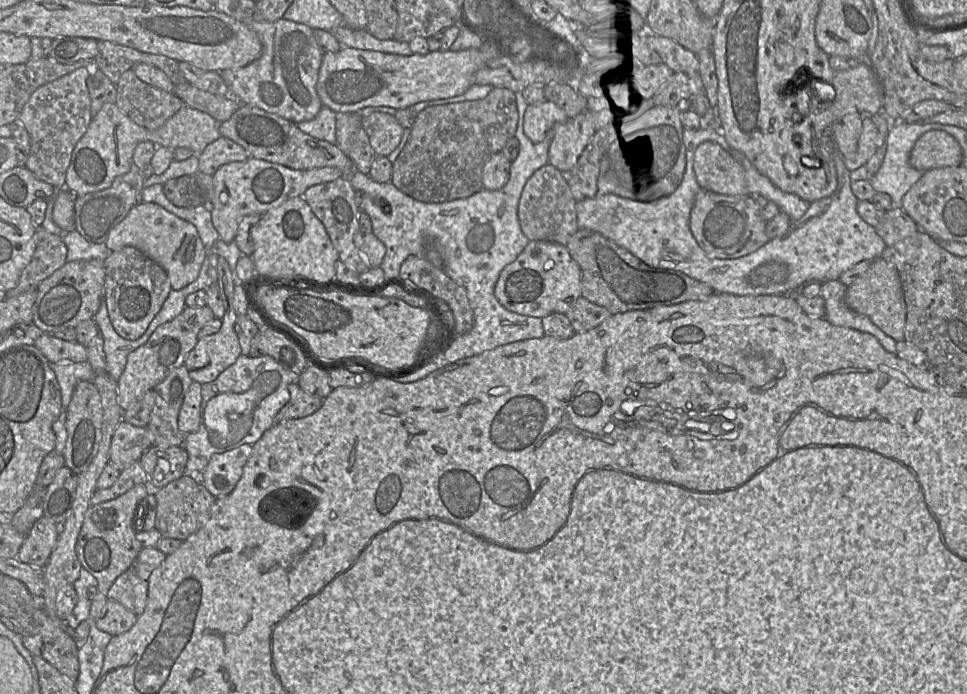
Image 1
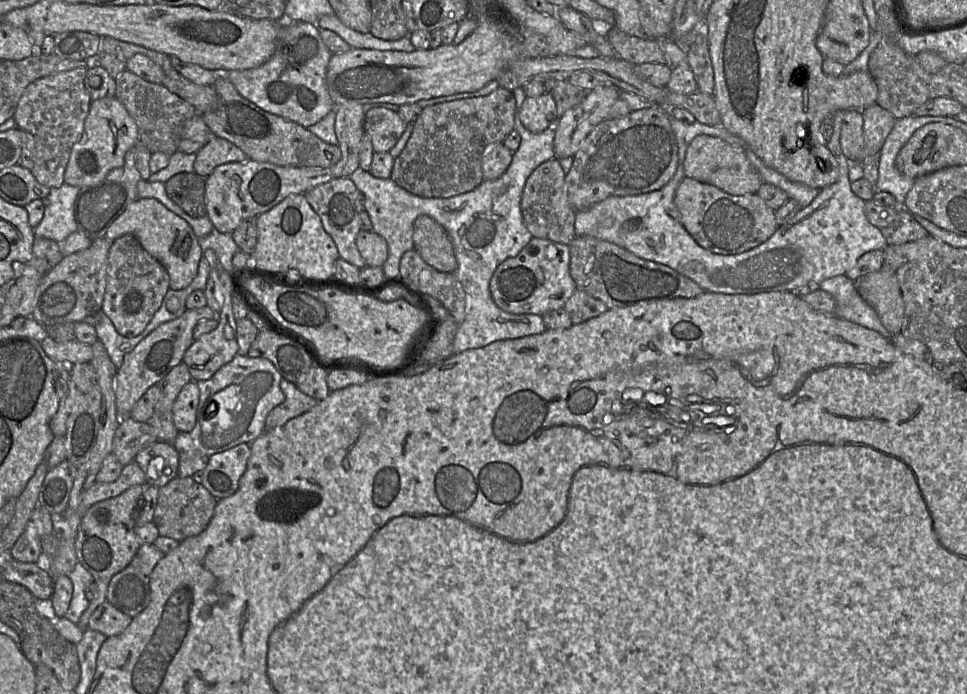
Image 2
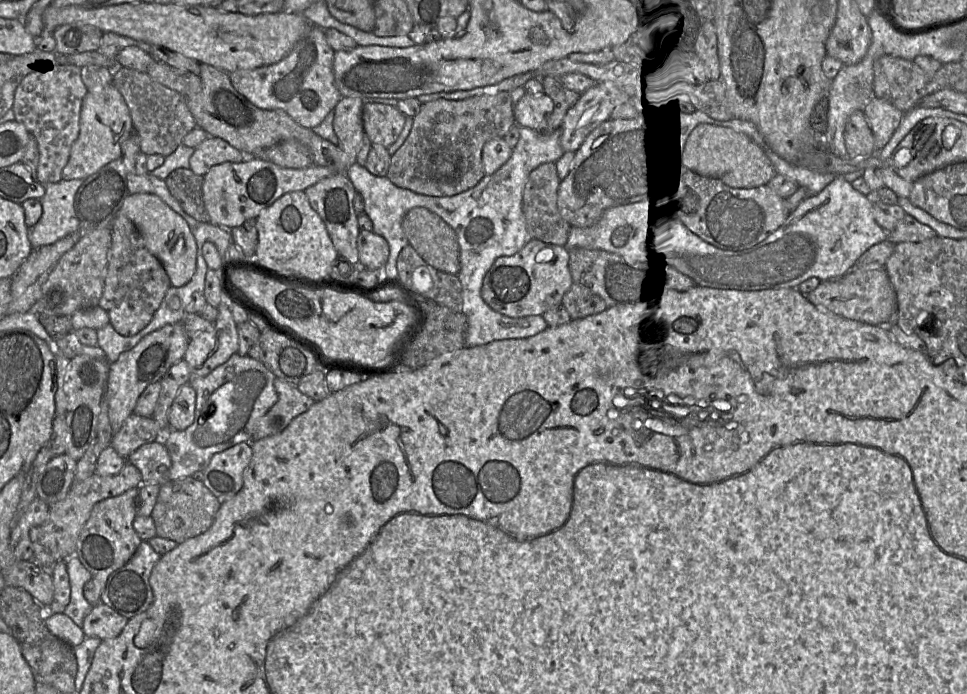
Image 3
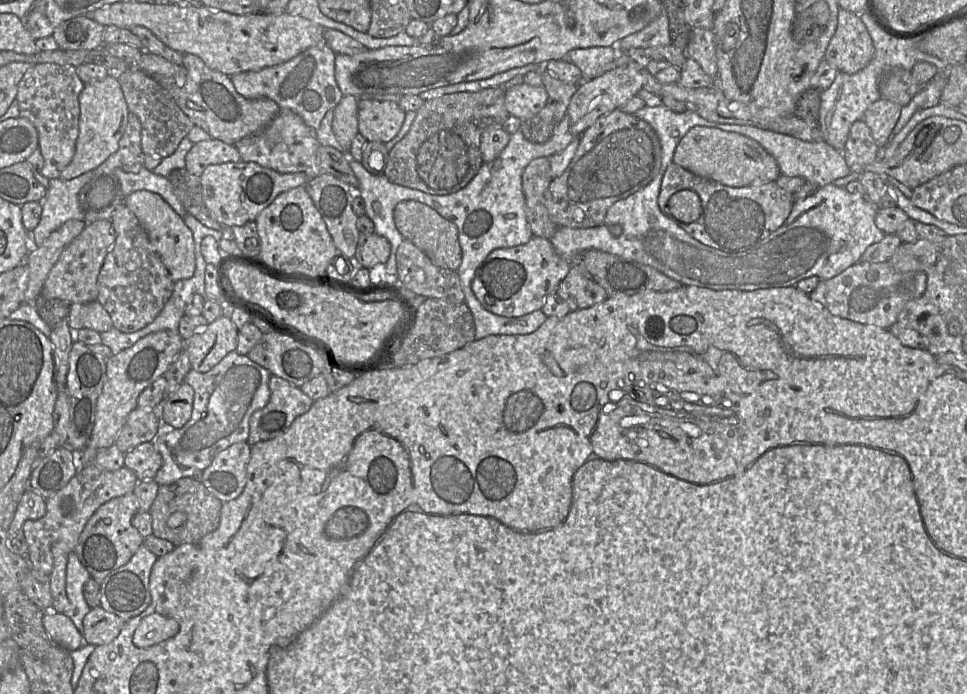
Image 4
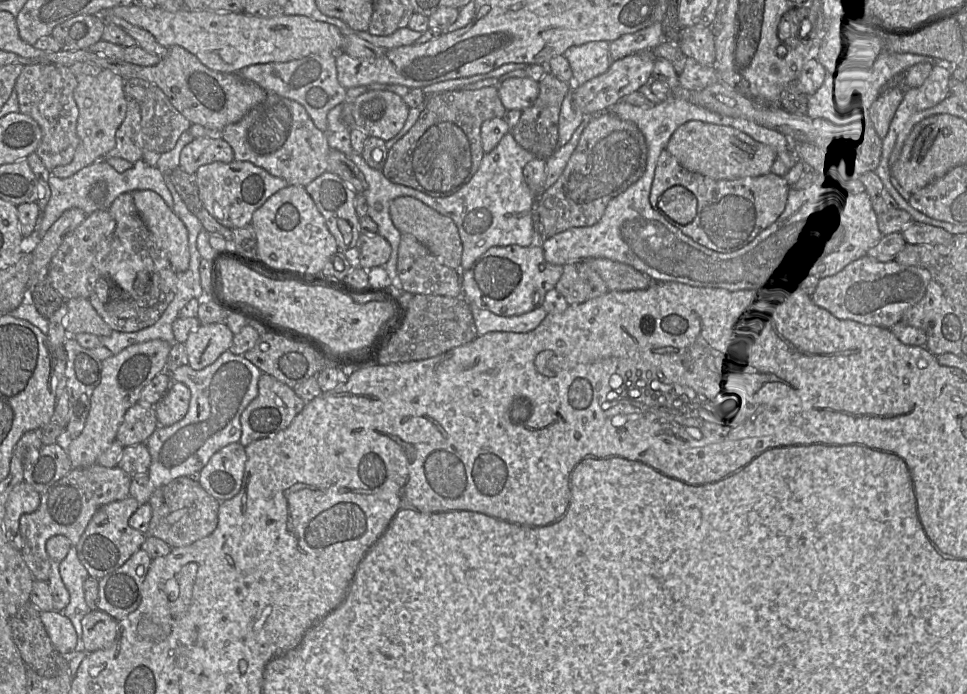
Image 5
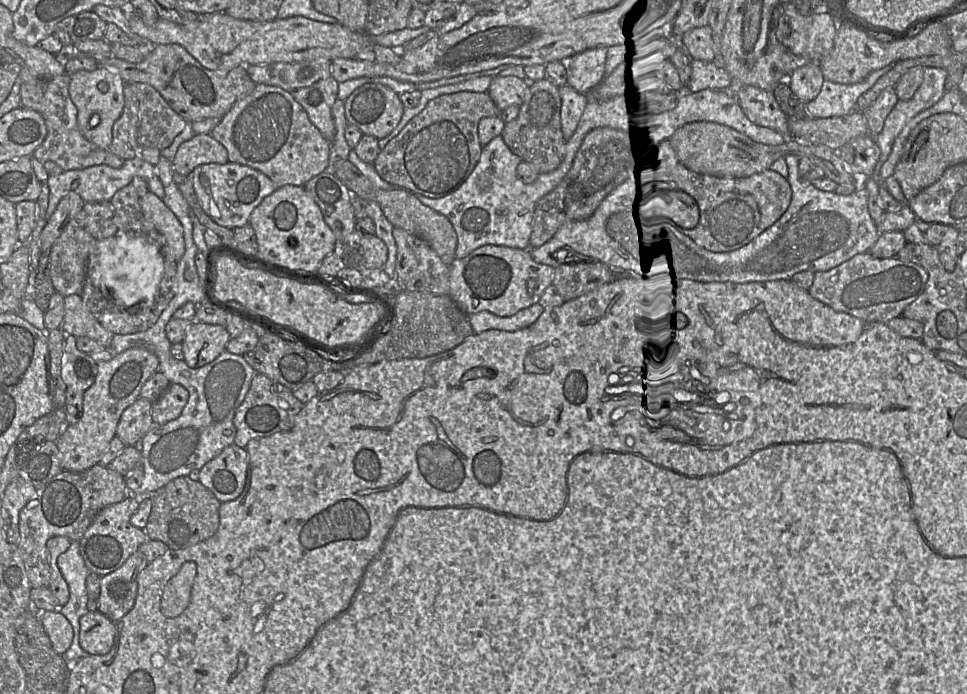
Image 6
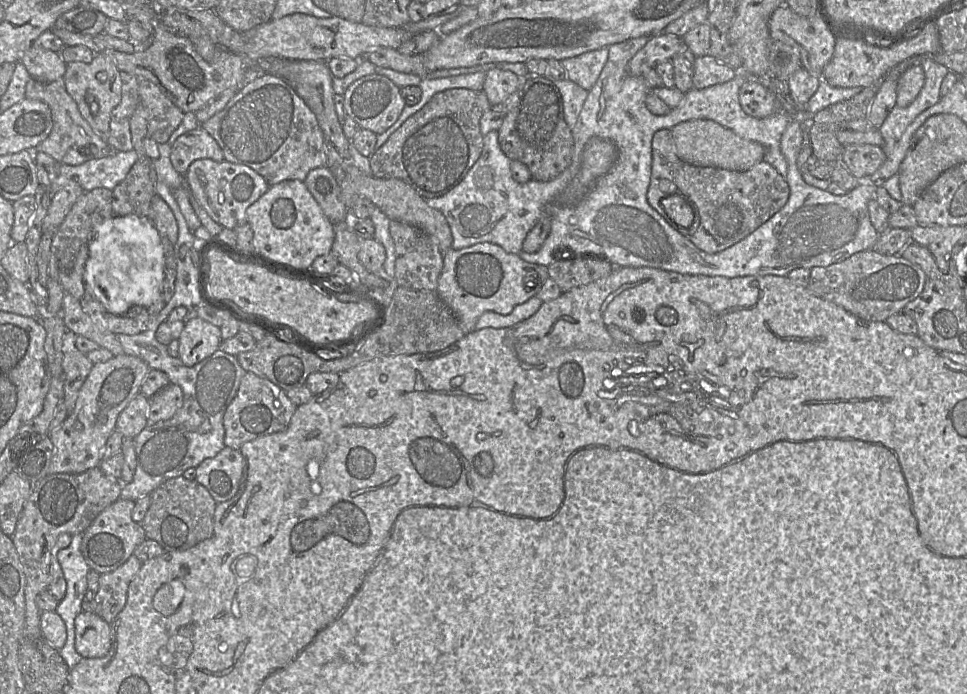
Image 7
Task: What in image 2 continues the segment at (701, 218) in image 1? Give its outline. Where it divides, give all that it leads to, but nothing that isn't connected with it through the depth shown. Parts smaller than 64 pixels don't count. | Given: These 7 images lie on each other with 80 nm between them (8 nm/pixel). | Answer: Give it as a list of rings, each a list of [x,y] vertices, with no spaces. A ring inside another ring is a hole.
[[[685,177],[678,185],[674,196],[675,208],[669,215],[681,222],[698,245],[719,255],[734,255],[750,250],[765,242],[778,228],[775,212],[757,194],[731,195],[716,186]]]

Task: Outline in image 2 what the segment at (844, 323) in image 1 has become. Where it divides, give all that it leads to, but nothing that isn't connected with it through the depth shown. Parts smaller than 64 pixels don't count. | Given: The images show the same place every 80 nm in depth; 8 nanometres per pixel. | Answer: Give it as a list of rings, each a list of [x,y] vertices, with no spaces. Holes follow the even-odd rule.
[[[839,275],[822,281],[819,289],[830,293],[835,299],[834,315],[872,329],[885,339],[891,340],[892,334],[886,330],[878,315],[858,294],[854,281],[846,275]]]

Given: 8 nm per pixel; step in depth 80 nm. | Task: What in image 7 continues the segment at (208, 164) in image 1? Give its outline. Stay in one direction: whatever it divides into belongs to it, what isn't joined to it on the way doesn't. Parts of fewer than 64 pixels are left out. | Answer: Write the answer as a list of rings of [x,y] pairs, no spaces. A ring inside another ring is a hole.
[[[201,126],[179,136],[173,143],[170,160],[178,174],[185,176],[192,162],[200,159],[224,161],[224,154],[216,140]]]

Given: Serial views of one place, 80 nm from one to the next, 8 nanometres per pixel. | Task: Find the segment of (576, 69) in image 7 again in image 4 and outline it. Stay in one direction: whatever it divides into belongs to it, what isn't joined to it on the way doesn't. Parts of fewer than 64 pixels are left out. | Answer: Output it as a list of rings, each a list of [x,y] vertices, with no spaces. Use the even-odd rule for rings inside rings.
[[[617,47],[573,49],[567,53],[565,60],[580,69],[582,81],[590,81],[607,72],[605,65],[615,59],[618,51]]]

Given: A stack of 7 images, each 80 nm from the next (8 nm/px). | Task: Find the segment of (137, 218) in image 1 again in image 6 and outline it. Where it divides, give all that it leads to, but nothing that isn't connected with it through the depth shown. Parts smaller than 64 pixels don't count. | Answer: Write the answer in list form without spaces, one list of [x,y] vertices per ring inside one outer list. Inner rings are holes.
[[[148,191],[141,199],[143,216],[160,233],[171,248],[176,261],[185,253],[183,227],[175,214],[154,193]]]

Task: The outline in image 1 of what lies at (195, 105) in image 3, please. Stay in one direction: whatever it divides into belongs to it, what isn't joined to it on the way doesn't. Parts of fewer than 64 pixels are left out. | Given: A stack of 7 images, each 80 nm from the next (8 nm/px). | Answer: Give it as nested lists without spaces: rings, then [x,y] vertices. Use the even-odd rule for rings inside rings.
[[[240,104],[227,121],[220,123],[219,132],[242,146],[252,158],[295,170],[334,167],[342,170],[347,177],[355,170],[353,161],[337,145],[314,138],[301,131],[296,123],[256,106]]]

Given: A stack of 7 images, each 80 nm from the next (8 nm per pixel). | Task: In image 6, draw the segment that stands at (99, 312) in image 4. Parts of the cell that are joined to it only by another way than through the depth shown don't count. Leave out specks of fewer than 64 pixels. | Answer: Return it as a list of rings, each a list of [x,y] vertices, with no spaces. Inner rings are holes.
[[[78,294],[64,297],[64,319],[61,329],[65,334],[75,337],[86,336],[108,349],[112,337],[110,331],[105,329],[95,316],[88,310]]]

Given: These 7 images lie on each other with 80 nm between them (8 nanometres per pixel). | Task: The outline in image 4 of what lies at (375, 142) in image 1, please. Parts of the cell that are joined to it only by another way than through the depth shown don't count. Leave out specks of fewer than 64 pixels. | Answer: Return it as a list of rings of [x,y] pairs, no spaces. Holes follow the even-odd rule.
[[[360,98],[358,103],[358,130],[367,141],[386,143],[402,128],[406,112],[397,102]]]

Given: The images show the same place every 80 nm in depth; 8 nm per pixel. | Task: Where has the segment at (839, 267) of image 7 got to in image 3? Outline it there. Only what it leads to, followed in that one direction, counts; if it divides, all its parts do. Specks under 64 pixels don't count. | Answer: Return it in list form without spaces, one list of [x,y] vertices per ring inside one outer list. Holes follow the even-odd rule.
[[[885,267],[851,269],[838,279],[821,281],[819,286],[805,297],[817,308],[846,319],[875,326],[889,325],[894,319],[896,323],[897,297]]]

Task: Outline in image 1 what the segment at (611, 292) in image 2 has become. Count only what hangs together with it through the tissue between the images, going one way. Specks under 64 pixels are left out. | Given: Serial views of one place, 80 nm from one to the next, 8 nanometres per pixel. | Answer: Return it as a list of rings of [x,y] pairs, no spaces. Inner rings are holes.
[[[579,229],[566,246],[581,269],[581,295],[592,303],[606,308],[611,314],[703,300],[714,294],[714,290],[709,285],[680,271],[646,265],[628,250],[596,231]]]

